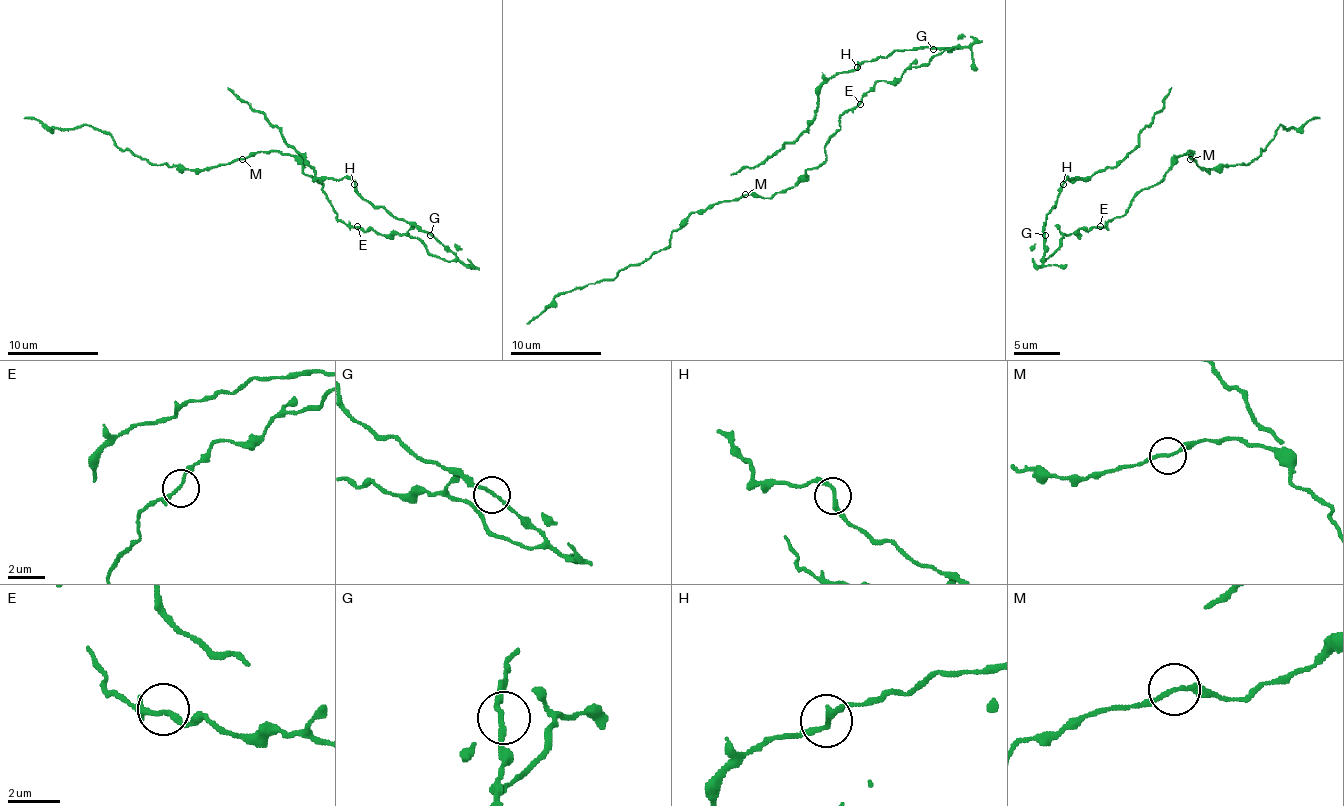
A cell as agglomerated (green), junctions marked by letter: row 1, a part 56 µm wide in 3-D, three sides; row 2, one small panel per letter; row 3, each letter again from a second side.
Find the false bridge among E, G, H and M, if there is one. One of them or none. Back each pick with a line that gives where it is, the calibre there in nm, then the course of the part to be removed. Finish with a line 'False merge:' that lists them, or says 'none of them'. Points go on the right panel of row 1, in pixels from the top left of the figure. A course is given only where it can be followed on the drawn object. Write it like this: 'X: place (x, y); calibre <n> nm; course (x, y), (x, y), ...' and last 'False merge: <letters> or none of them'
M: place (1190, 159); calibre 170 nm; course (1191, 160), (1207, 169), (1250, 164), (1280, 125), (1301, 128), (1310, 119), (1319, 116)
False merge: M

